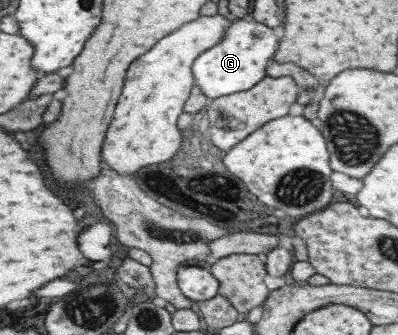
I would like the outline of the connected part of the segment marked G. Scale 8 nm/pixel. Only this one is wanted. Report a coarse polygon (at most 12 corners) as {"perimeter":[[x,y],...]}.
{"perimeter":[[233,17],[223,40],[191,65],[207,98],[266,76],[278,31]]}

